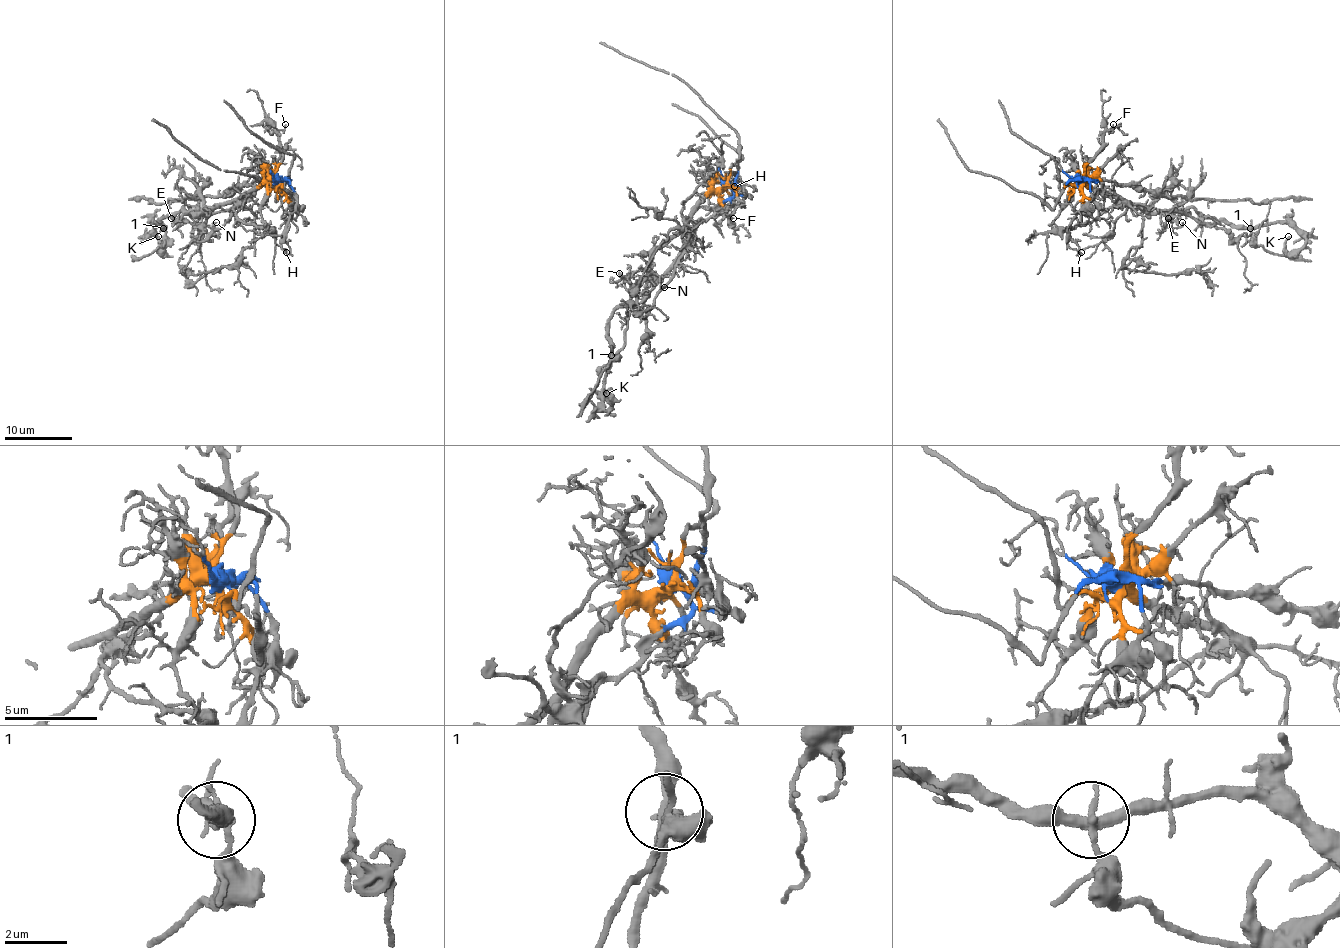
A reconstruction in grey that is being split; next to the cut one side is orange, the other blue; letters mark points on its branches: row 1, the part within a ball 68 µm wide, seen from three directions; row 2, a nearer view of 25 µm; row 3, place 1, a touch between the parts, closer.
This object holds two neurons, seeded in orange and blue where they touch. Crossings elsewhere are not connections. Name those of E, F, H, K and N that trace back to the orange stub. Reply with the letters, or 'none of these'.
E, F, H, K, N

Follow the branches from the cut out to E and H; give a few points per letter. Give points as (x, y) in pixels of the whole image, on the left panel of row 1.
E: (277, 182), (265, 180), (250, 192), (210, 206), (203, 212), (193, 211), (179, 221), (171, 218)
H: (277, 182), (291, 211), (284, 238), (289, 246), (289, 253), (286, 253)

